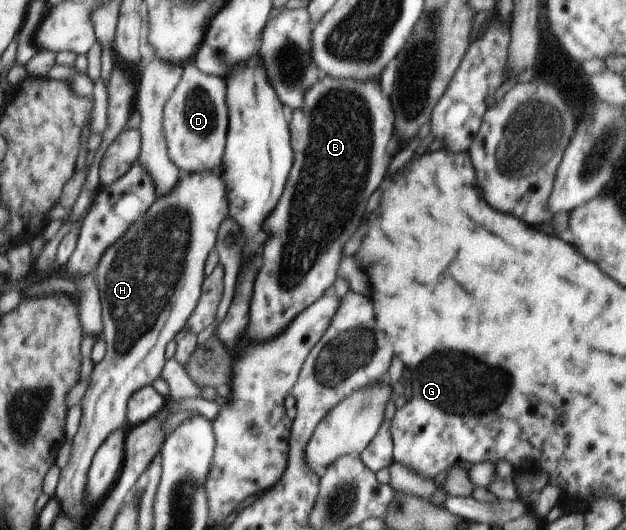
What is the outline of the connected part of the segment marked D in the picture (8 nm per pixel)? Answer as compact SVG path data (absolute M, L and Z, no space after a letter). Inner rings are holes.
M189 62L183 68L183 76L165 105L163 113L164 135L168 143L168 155L170 159L183 167L186 172L192 169L216 169L222 165L222 157L226 151L226 139L228 139L228 125L231 121L231 109L228 107L228 84L219 75L204 75L203 70L198 69L193 62Z

